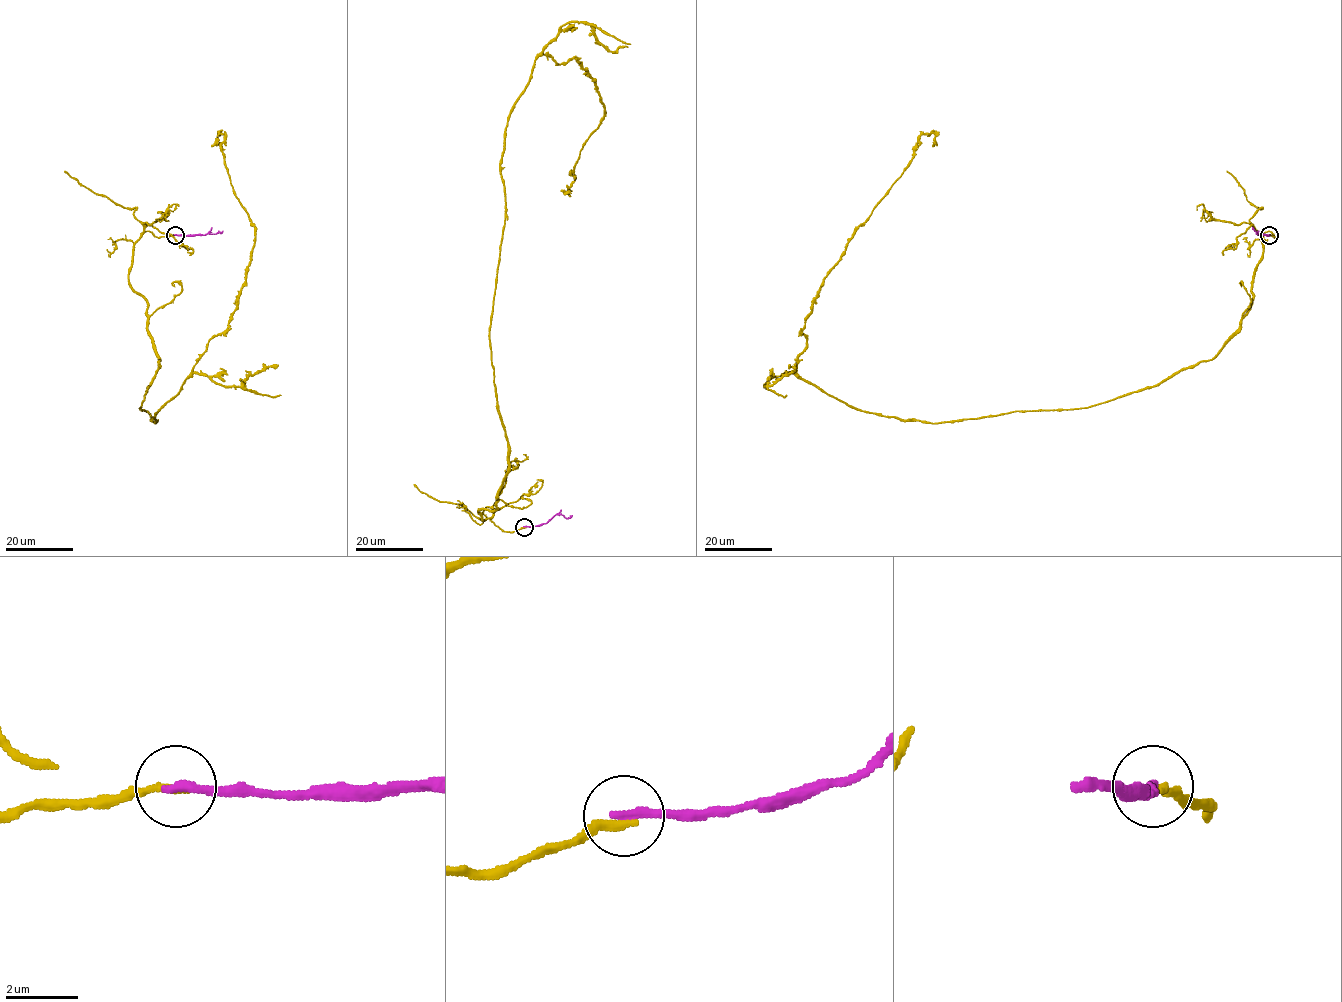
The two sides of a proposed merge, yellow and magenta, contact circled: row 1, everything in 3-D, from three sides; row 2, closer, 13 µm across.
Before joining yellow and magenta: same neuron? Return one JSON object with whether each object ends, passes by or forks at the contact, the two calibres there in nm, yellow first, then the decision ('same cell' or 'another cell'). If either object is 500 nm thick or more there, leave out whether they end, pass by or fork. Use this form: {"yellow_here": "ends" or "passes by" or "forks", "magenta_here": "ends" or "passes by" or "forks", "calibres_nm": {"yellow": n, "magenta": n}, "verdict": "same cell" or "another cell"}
{"yellow_here": "ends", "magenta_here": "ends", "calibres_nm": {"yellow": 240, "magenta": 280}, "verdict": "another cell"}

